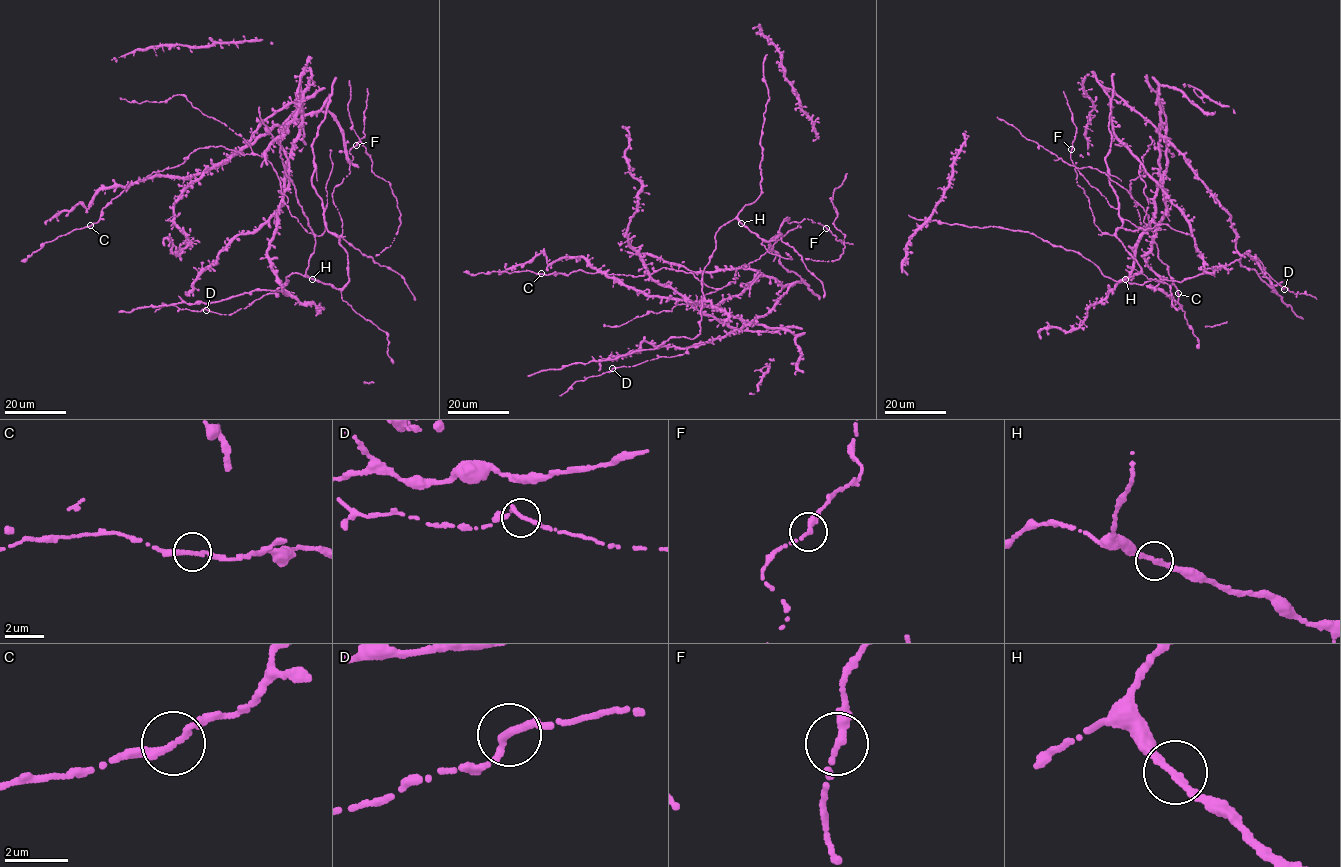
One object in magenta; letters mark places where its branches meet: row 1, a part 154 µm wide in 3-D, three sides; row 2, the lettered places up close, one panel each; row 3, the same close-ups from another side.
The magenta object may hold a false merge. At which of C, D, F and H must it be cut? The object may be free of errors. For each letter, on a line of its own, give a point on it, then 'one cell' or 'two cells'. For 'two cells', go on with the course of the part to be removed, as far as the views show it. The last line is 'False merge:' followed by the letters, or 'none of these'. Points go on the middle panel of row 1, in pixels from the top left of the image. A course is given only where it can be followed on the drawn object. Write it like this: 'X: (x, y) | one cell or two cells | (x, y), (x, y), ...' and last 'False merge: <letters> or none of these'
C: (541, 273) | one cell
D: (612, 368) | one cell
F: (826, 228) | one cell
H: (741, 223) | one cell
False merge: none of these

